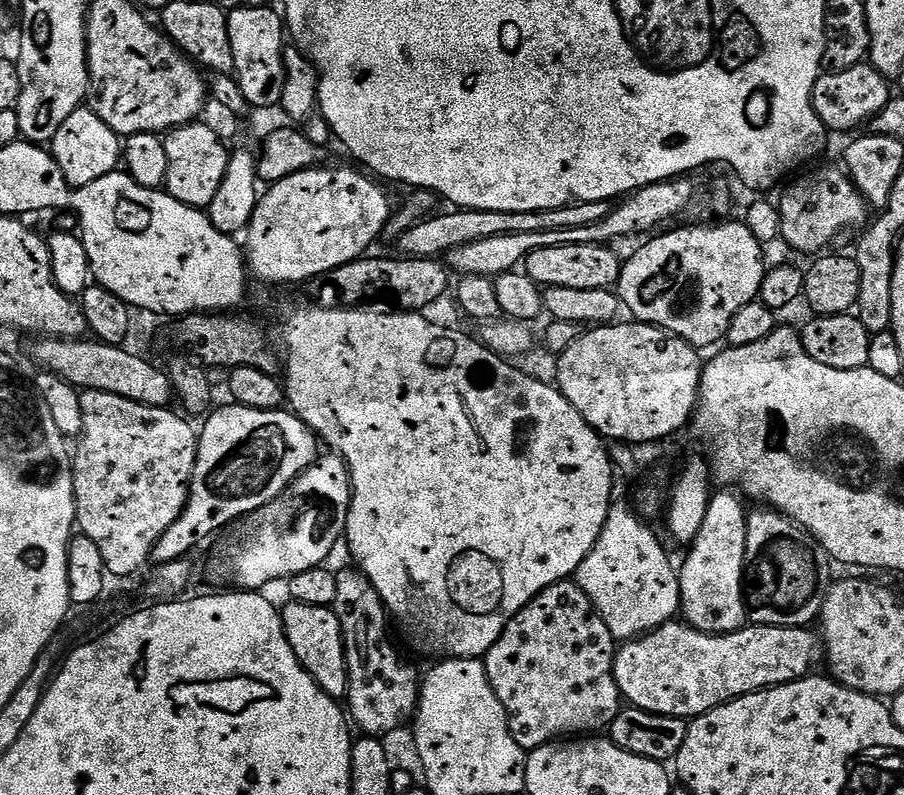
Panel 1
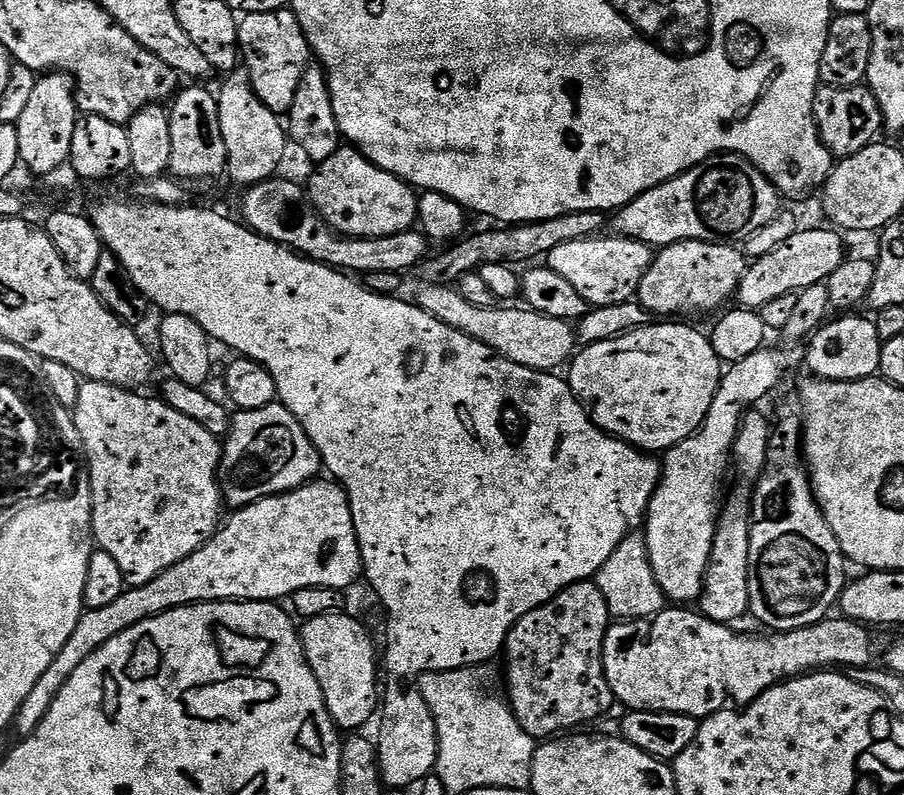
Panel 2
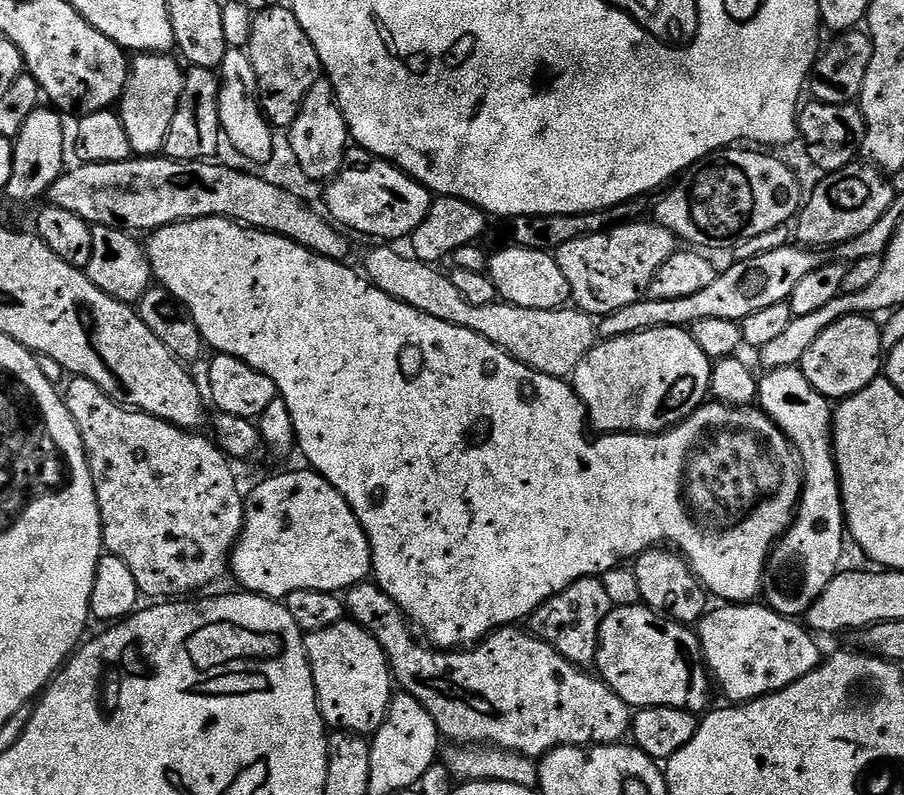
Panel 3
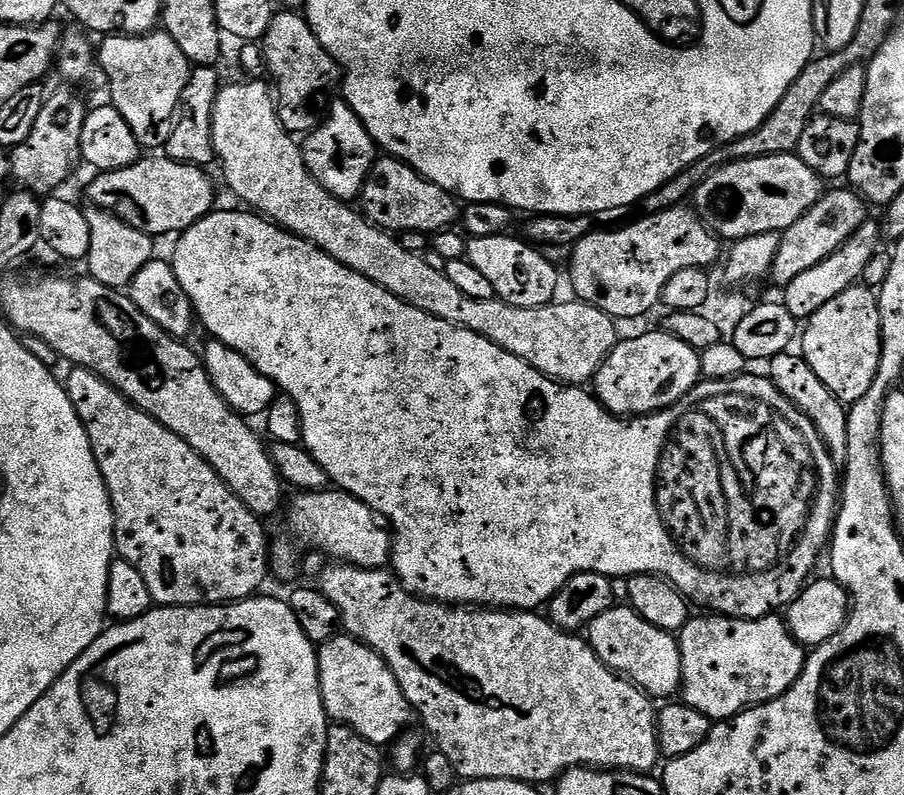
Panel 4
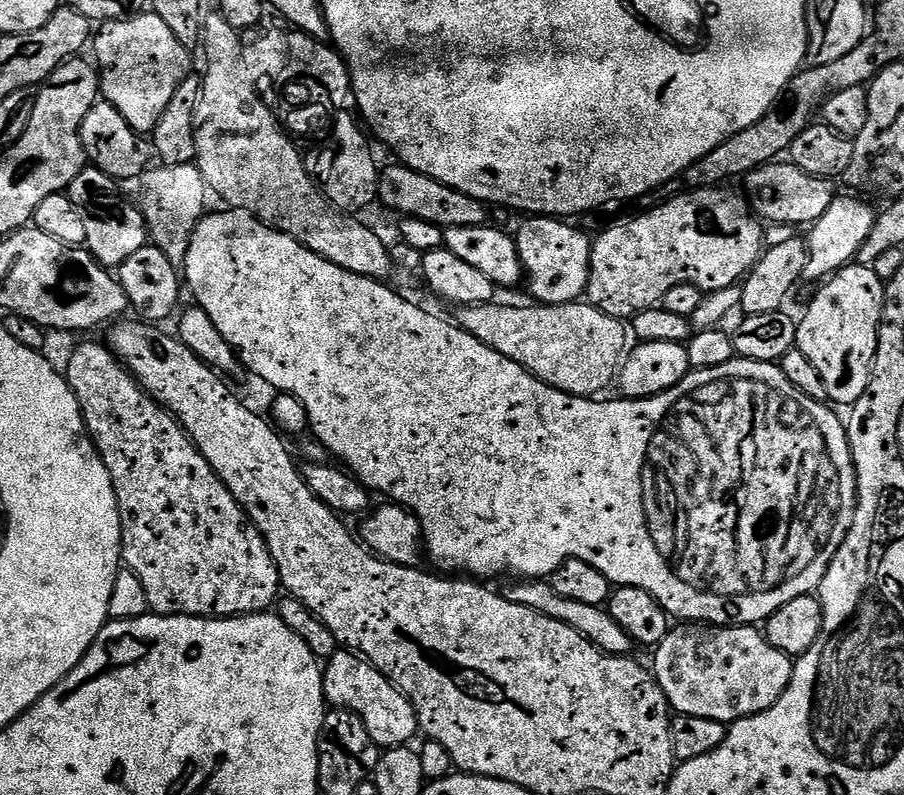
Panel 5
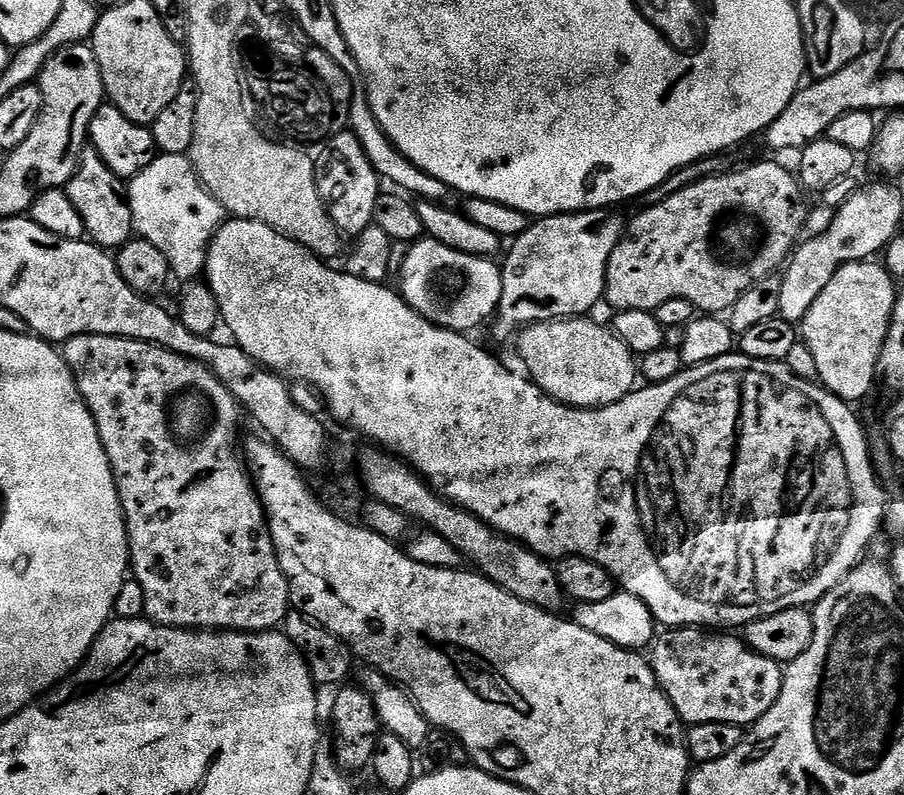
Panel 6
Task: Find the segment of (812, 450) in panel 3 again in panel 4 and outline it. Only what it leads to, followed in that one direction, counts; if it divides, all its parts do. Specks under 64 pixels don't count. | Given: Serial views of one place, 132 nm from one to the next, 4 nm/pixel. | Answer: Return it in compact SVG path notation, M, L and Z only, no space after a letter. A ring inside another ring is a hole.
M786 351L767 361L766 375L772 385L788 399L789 404L795 406L803 416L810 418L810 422L816 428L816 433L824 441L825 448L828 449L832 463L837 466L843 465L846 458L848 408L834 394L830 394L830 390L826 390L826 386L822 386L818 374L814 374L814 370L810 370L803 355L792 355L791 351Z

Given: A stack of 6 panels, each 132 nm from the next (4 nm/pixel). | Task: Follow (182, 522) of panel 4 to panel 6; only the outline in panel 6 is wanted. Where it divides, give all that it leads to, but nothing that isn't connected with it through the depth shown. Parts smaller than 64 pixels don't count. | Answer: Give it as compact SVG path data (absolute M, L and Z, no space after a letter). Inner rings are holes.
M75 336L63 345L62 355L68 361L68 367L72 369L76 384L79 385L80 392L88 403L104 443L104 449L112 463L112 471L116 474L120 500L124 504L124 517L128 522L130 572L146 594L144 616L153 624L161 624L167 628L226 632L271 632L279 629L290 611L292 589L288 586L288 577L280 568L280 558L269 528L268 515L264 512L264 503L242 459L242 452L240 454L236 449L236 435L240 432L242 409L228 387L205 364L199 364L197 360L179 356L157 344L128 340L124 336Z

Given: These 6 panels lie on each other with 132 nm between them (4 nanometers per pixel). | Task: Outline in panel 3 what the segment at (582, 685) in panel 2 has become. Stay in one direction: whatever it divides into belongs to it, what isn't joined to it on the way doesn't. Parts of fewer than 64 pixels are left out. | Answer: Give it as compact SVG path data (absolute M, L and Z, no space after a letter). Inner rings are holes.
M588 576L566 586L566 590L562 590L534 609L530 617L530 631L533 636L547 644L553 644L558 654L565 656L570 663L577 666L592 666L596 662L600 627L613 607L610 594L606 594L603 579Z

